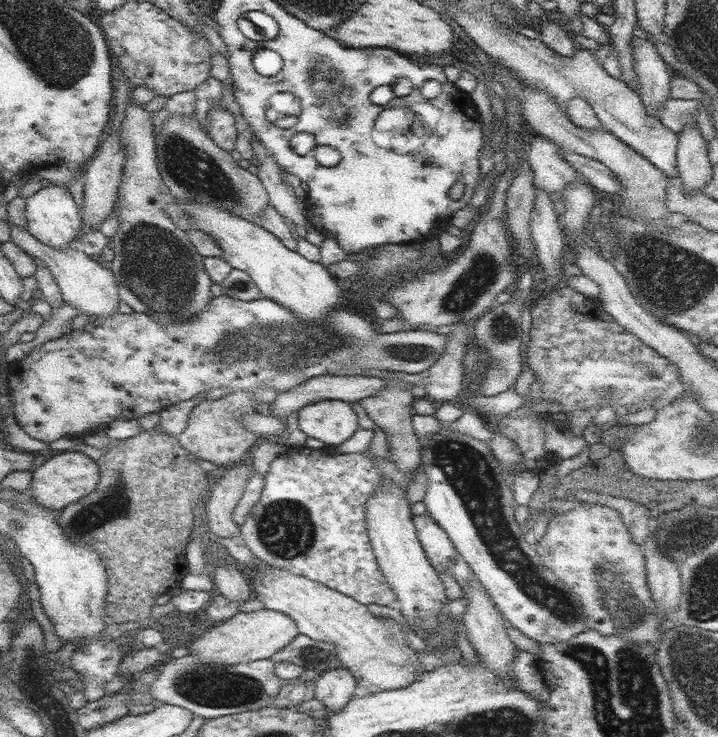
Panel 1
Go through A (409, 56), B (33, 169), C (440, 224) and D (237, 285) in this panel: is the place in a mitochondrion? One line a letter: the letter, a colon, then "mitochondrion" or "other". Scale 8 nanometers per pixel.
A: other
B: other
C: other
D: mitochondrion

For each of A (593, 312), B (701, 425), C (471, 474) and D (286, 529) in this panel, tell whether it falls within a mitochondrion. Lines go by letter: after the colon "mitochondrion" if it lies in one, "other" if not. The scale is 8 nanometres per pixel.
A: other
B: mitochondrion
C: mitochondrion
D: mitochondrion

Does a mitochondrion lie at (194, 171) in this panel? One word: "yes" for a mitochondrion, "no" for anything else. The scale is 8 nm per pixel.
yes

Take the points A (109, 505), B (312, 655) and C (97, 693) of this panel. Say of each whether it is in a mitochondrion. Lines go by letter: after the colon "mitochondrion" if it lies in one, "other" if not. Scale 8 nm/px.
A: mitochondrion
B: mitochondrion
C: other

